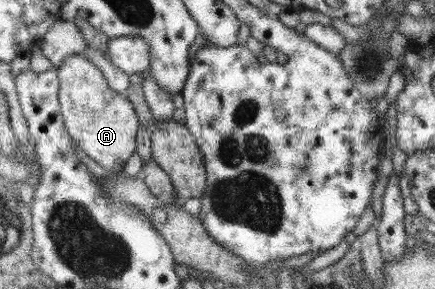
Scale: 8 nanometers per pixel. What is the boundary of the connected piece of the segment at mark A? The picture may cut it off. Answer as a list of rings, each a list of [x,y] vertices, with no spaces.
[[[67,55],[56,71],[60,84],[58,100],[61,115],[74,145],[105,170],[112,173],[122,171],[131,155],[136,152],[139,123],[134,106],[107,84],[101,70],[85,55]]]

